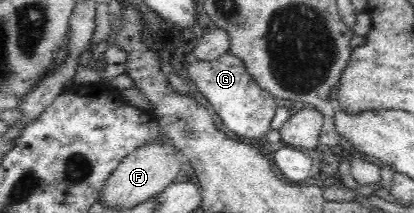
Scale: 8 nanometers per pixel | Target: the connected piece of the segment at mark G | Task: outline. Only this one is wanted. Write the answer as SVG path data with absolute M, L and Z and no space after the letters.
M227 51L212 61L197 59L188 67L188 76L210 102L228 130L236 136L254 139L263 145L265 134L271 130L272 120L281 103L258 85L240 58Z

